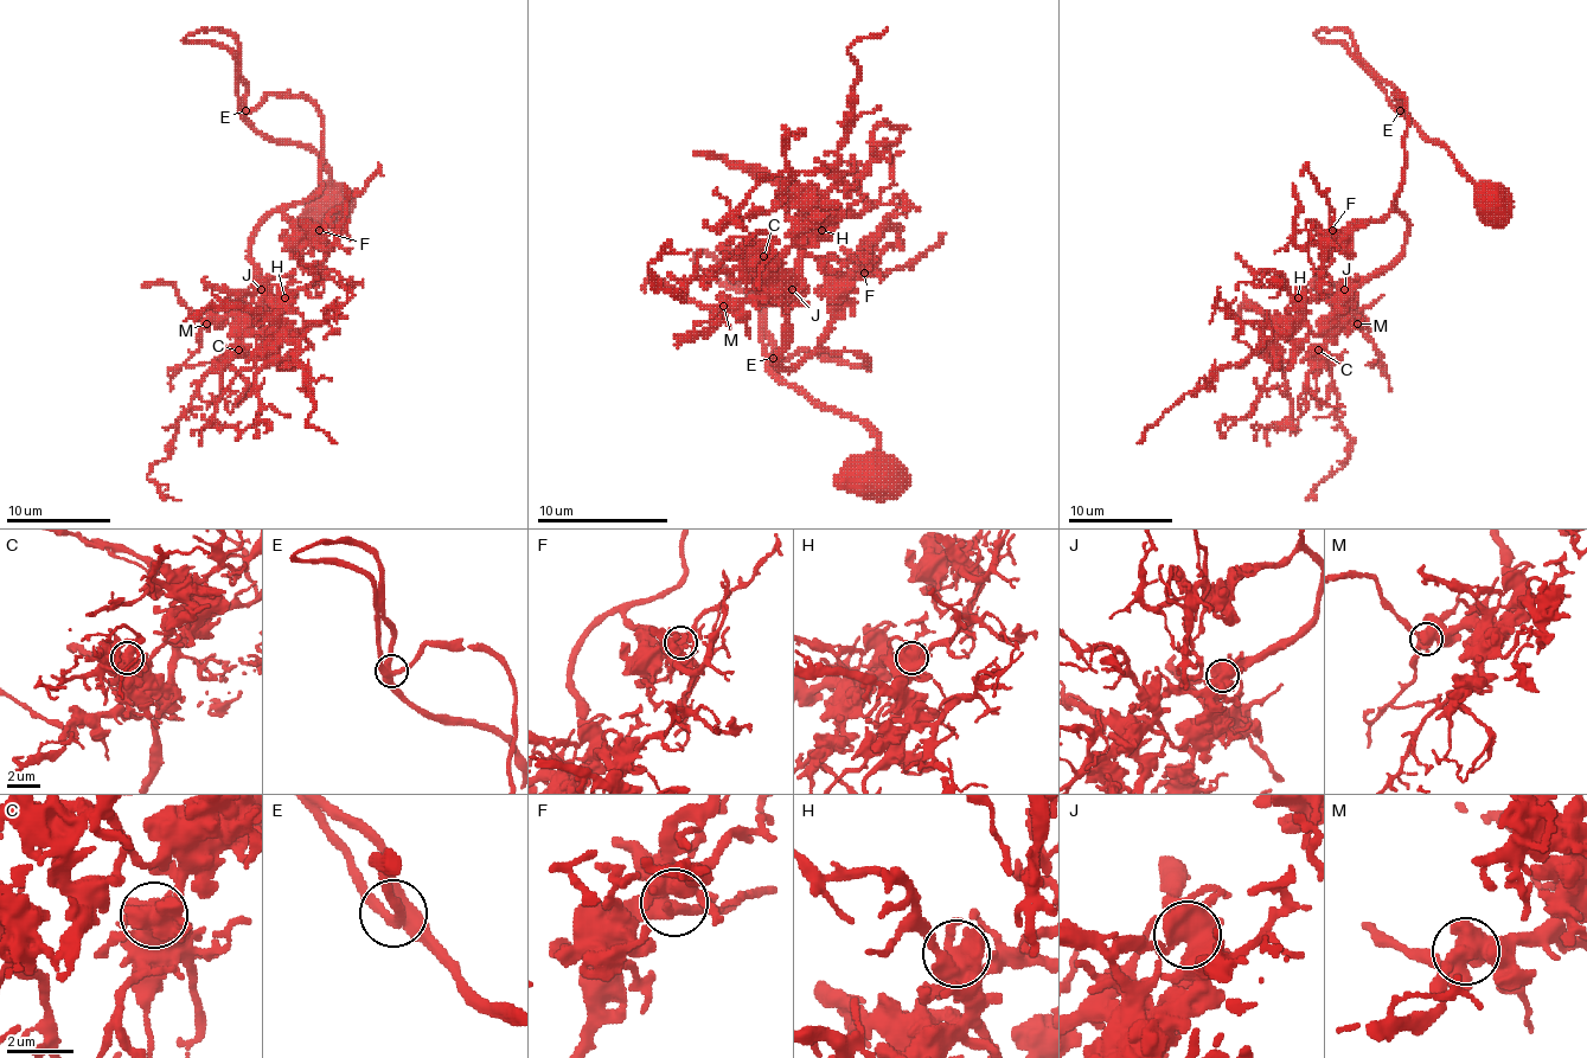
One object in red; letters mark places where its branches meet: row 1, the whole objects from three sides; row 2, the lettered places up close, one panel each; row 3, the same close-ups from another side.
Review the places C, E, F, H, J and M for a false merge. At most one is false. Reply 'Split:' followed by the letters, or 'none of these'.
Split: none of these

